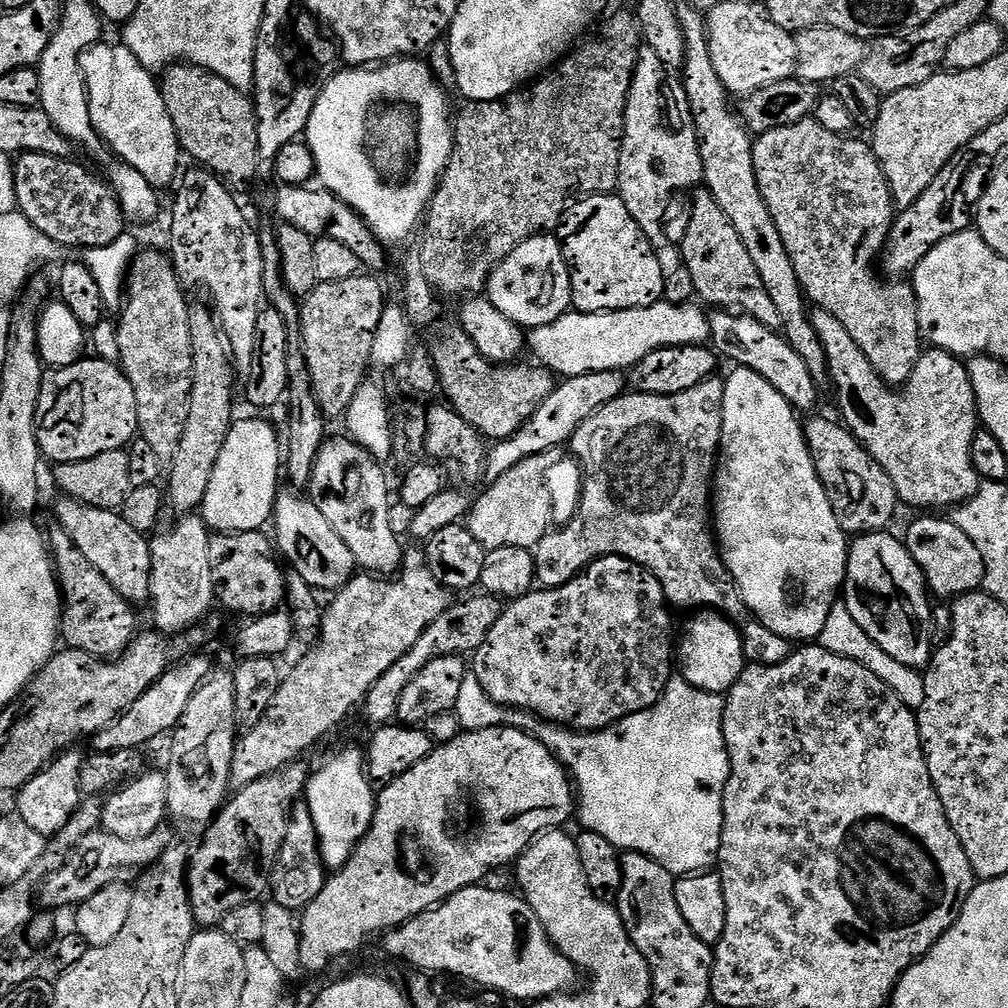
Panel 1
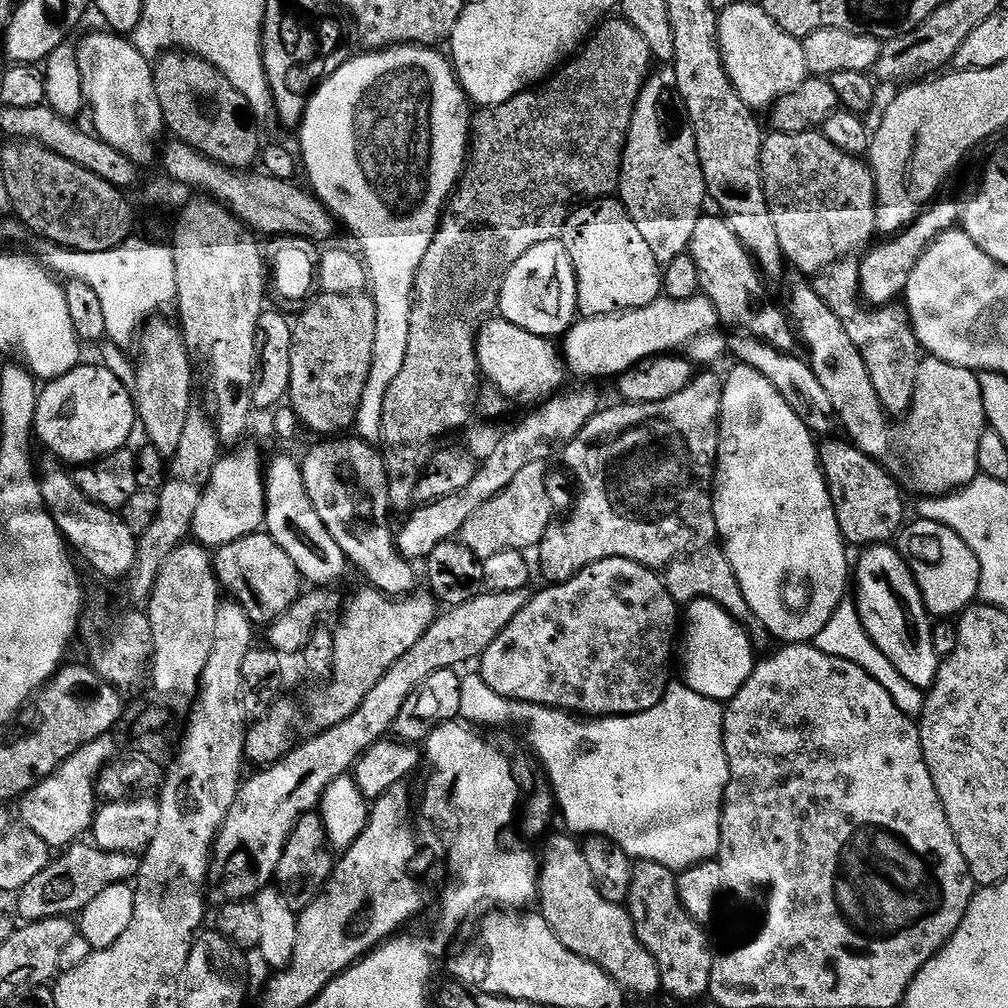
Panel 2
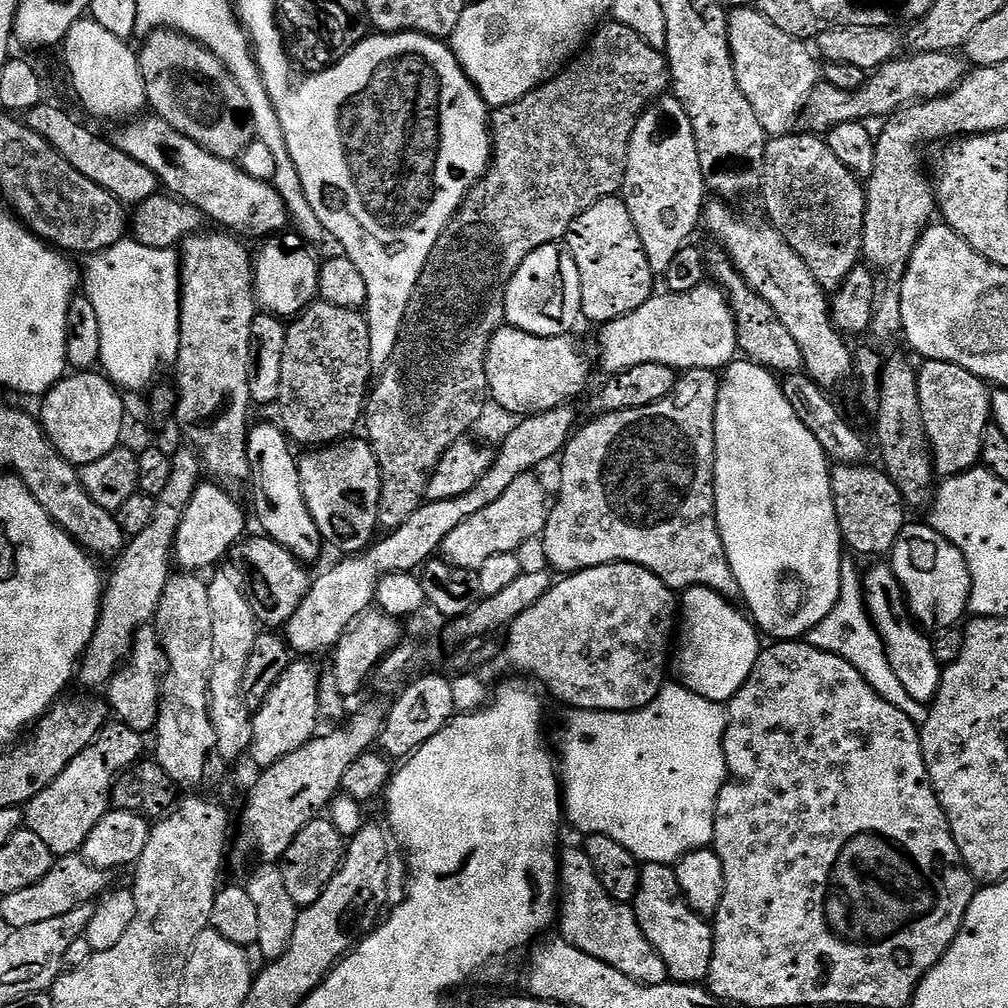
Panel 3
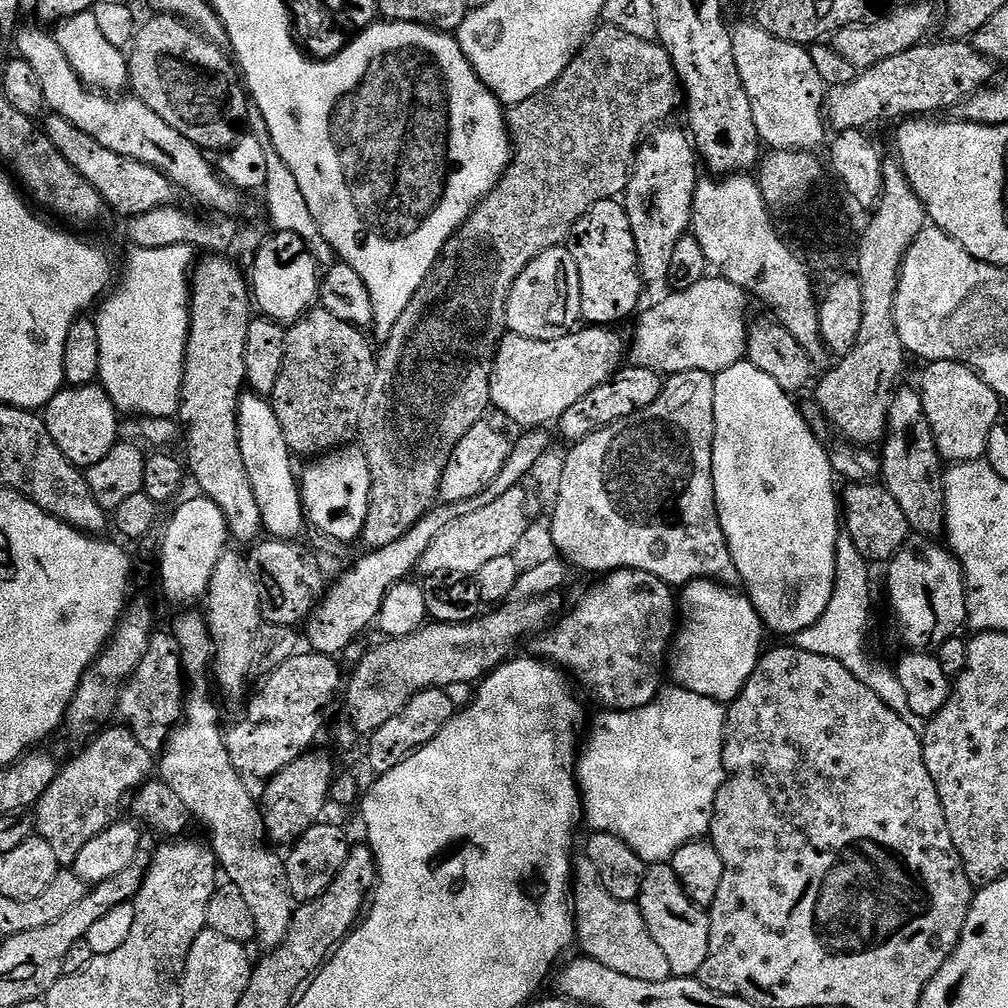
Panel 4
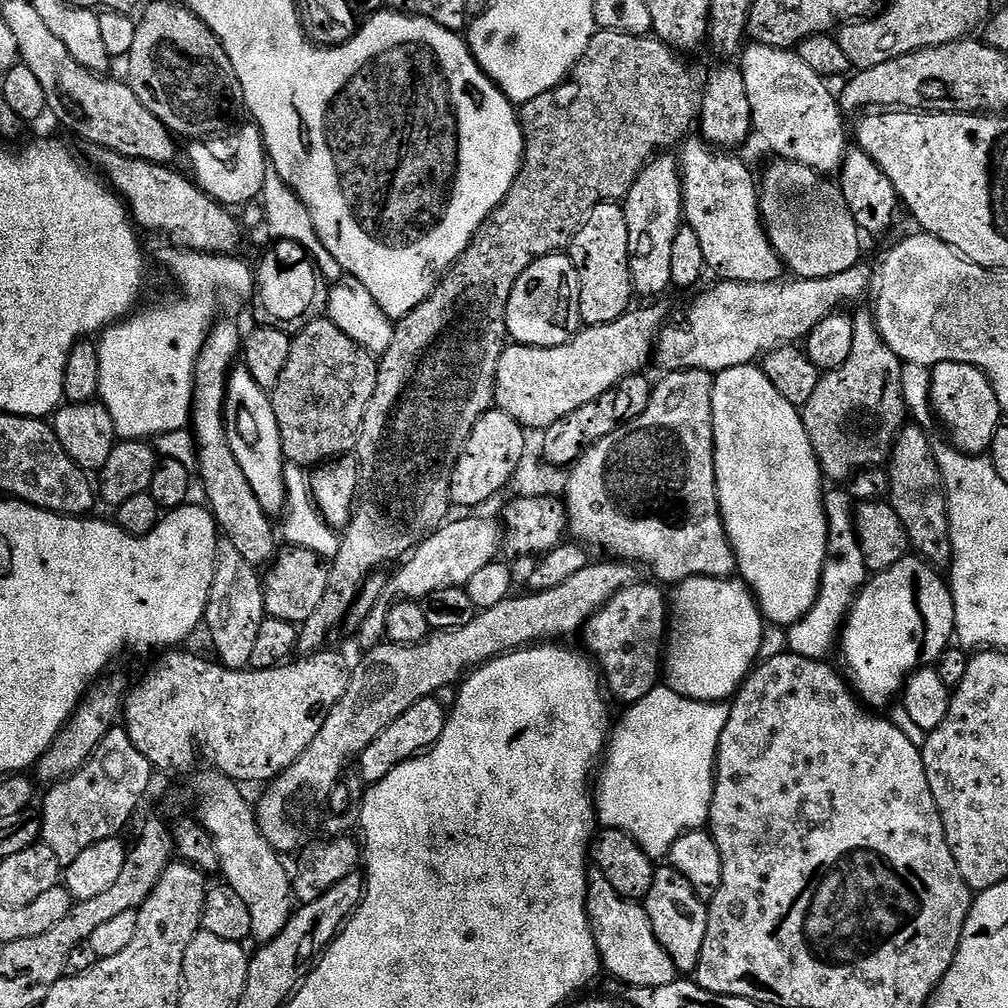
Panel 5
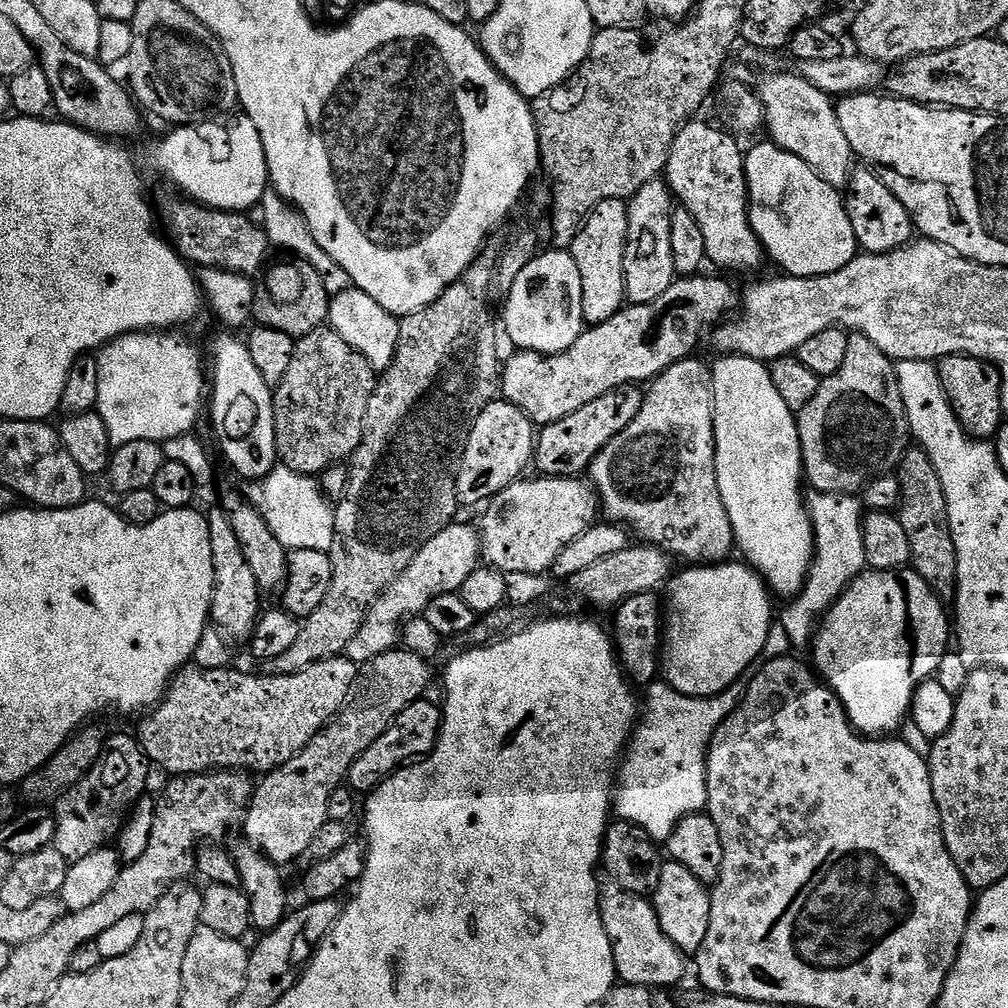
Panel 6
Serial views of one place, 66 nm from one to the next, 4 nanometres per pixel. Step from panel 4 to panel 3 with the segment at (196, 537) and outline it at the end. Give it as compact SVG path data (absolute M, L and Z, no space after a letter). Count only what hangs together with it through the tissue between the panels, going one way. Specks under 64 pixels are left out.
M215 482L201 483L190 506L176 531L174 560L184 570L200 570L219 565L220 559L229 555L230 549L245 535L244 512L232 501L231 491L225 490Z

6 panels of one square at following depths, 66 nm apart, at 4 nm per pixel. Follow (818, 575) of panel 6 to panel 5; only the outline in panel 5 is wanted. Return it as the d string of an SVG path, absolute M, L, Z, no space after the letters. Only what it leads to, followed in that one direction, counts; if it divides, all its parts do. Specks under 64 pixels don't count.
M843 487L833 488L836 488L833 492L831 489L824 493L824 513L828 519L828 561L822 570L818 598L801 620L787 625L786 628L787 651L811 660L824 660L827 652L837 647L848 612L856 601L856 593L864 587L870 576L856 533L854 500Z

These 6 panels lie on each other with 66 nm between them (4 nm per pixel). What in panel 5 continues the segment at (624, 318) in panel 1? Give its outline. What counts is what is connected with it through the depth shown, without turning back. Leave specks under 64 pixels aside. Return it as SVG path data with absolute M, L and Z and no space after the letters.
M858 263L850 270L834 274L830 278L784 278L775 284L720 280L713 288L708 288L701 296L693 298L692 305L685 310L684 317L677 324L668 322L661 328L654 345L655 363L660 363L665 373L682 372L686 368L701 368L704 372L715 374L759 361L765 354L784 344L795 345L803 341L810 334L810 330L814 330L814 326L818 326L818 322L822 322L822 318L826 318L828 313L837 311L847 300L856 300L863 294L864 287L868 284L864 267L863 263Z

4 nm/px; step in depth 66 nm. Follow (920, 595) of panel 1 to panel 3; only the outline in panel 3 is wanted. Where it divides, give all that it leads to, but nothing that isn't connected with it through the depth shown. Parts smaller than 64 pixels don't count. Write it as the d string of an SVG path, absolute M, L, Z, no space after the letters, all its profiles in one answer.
M876 562L869 572L863 573L864 602L868 605L868 614L876 633L882 638L890 666L896 668L898 682L902 685L903 695L921 702L930 702L936 696L938 669L941 667L932 644L927 640L925 629L916 623L908 609L908 600L904 597L894 570L887 563Z

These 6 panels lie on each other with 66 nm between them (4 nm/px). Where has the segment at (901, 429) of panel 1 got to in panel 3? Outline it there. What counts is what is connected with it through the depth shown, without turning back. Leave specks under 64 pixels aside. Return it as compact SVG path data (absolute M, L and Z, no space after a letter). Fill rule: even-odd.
M712 198L705 203L703 227L717 240L728 260L742 274L742 278L778 314L782 326L794 338L798 350L802 350L804 372L819 388L833 390L854 372L854 352L848 349L849 341L836 331L832 322L830 296L825 288L810 274L810 266L794 254L794 250L782 238L771 223L755 224L740 212L735 212L731 203ZM924 360L921 365L918 368L918 398L933 465L944 478L968 472L980 464L982 430L986 430L992 420L989 385L957 364Z

